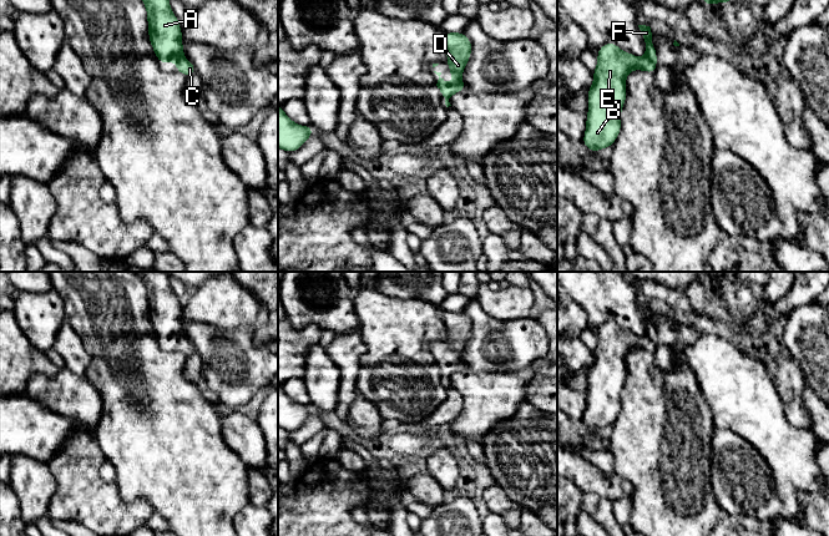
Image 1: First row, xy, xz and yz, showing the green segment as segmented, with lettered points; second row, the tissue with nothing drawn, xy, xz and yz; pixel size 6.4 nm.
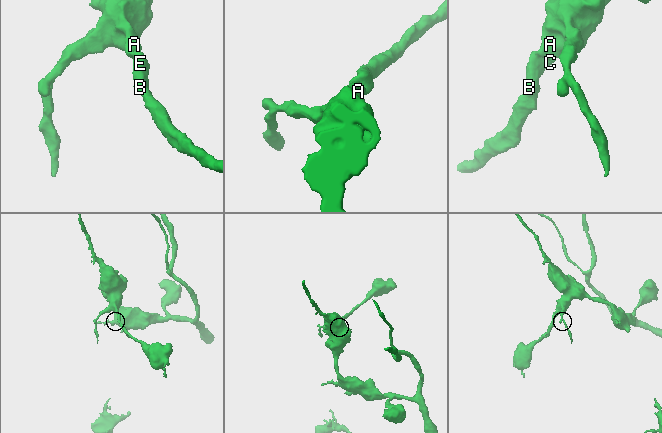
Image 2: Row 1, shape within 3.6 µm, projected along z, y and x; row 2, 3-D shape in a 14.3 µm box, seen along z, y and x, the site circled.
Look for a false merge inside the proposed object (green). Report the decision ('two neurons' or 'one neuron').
one neuron

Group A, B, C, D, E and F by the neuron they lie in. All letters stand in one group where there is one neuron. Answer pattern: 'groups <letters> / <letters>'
groups A B C D E F

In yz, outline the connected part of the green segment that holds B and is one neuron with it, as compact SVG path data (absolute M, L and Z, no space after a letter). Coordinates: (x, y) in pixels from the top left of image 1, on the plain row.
M638 304L646 324L646 334L637 337L607 322L597 330L593 361L587 370L588 390L582 418L588 430L597 431L612 426L621 413L621 390L626 380L626 357L633 349L654 353L657 332L652 323L654 310Z

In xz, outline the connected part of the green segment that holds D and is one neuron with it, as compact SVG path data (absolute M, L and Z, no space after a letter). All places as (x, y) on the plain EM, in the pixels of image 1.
M443 312L443 322L446 329L448 342L451 357L456 360L449 363L440 357L441 352L434 350L438 355L438 368L441 375L445 378L446 386L451 385L449 378L456 373L466 369L466 365L461 358L461 353L465 349L466 342L471 337L472 323L464 312Z

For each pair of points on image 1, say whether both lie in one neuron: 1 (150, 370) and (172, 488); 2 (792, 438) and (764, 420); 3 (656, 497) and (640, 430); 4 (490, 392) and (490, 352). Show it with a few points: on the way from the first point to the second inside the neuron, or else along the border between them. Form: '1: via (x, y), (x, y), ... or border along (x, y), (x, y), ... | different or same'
1: via (170, 399), (172, 459) | same
2: via (785, 438), (782, 438), (771, 426) | same
3: via (656, 481), (640, 446) | same
4: border along (519, 369), (484, 372) | different

